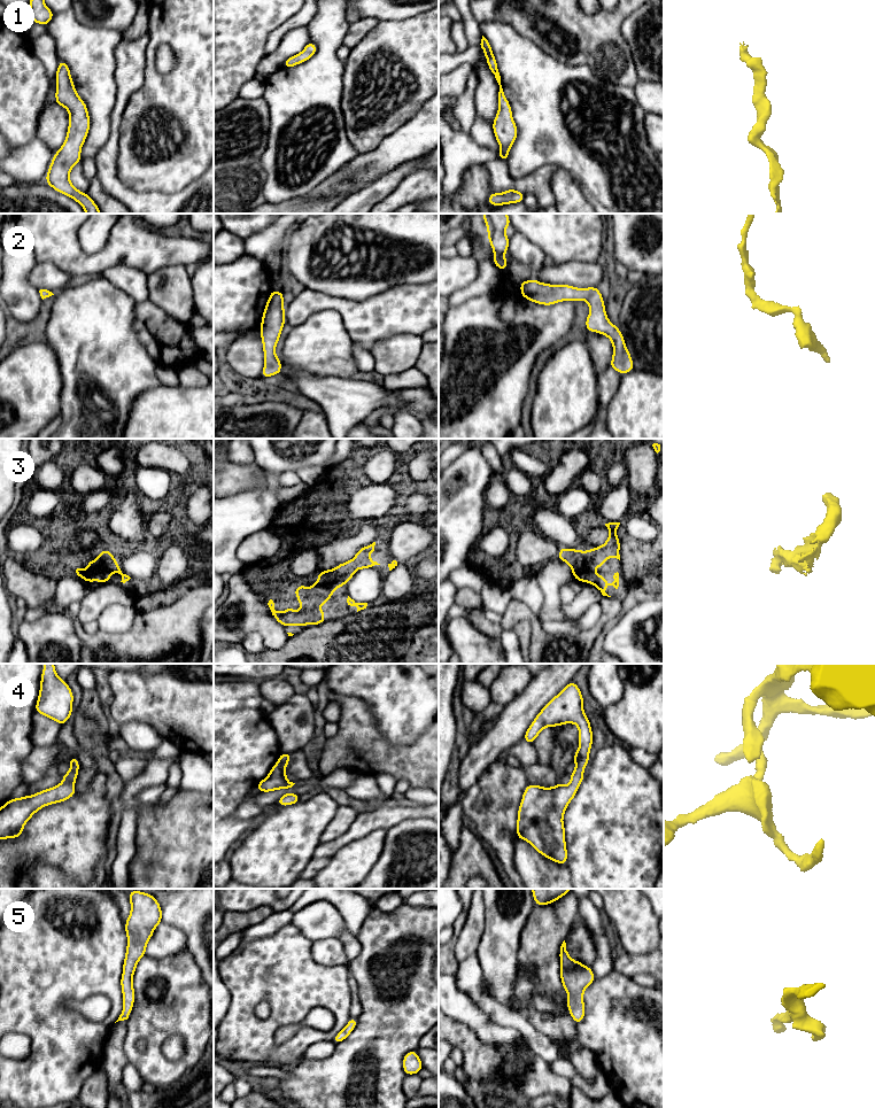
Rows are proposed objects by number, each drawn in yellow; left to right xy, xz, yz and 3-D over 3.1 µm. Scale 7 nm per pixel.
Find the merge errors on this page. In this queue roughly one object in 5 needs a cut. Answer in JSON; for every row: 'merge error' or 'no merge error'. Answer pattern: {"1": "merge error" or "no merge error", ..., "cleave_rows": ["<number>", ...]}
{"1": "no merge error", "2": "no merge error", "3": "no merge error", "4": "no merge error", "5": "no merge error", "cleave_rows": []}

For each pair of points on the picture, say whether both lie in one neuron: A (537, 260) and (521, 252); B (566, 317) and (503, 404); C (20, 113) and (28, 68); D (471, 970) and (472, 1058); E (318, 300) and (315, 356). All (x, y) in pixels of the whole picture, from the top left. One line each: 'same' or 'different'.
A: same
B: same
C: same
D: different
E: different

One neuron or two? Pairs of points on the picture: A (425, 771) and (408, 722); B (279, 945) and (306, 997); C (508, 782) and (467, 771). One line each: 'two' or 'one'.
A: two
B: one
C: two

